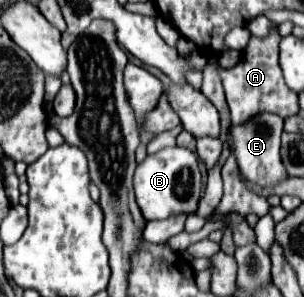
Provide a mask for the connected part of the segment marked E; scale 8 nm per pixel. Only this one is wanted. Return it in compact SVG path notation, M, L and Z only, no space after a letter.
M257 113L251 119L233 125L231 137L233 137L233 153L239 165L239 171L257 185L277 185L283 181L287 171L283 169L279 147L281 147L281 133L283 133L283 117L275 113Z

